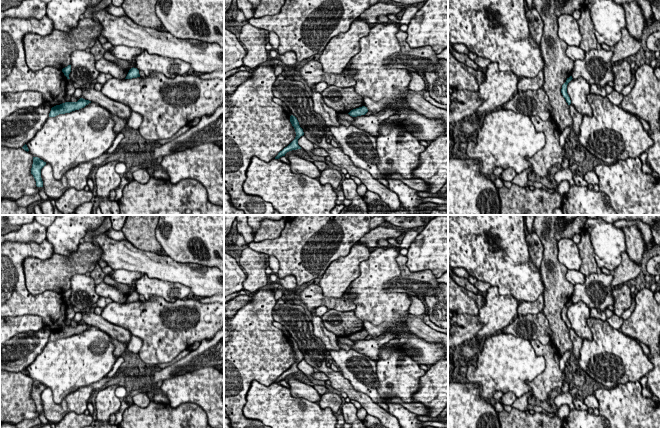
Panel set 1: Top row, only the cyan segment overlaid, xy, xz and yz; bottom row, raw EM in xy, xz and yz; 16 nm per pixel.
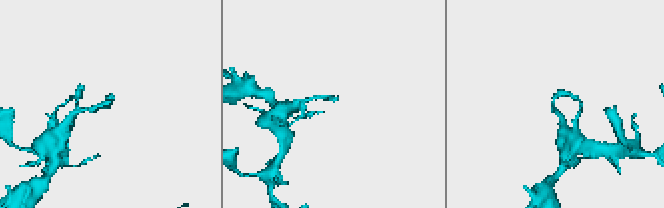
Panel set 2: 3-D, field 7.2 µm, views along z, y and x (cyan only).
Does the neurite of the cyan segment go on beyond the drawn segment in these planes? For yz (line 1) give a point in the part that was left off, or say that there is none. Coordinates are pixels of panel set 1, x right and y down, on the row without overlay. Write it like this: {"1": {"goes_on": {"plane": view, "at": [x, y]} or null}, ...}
{"1": {"goes_on": null}}

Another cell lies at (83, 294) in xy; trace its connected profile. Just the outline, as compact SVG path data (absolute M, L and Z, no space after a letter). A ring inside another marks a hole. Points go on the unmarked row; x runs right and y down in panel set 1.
M75 274L71 278L71 296L69 302L77 308L93 306L99 299L95 291L95 281L86 274Z

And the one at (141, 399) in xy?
M140 392L133 396L133 403L139 407L147 407L151 402L145 392Z

